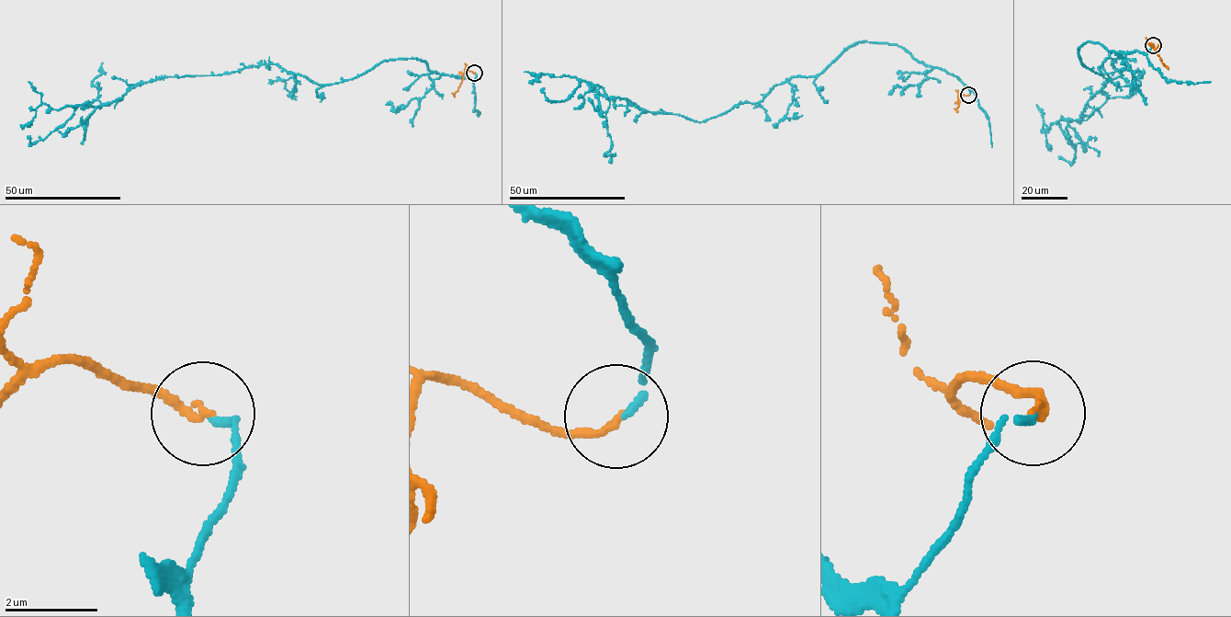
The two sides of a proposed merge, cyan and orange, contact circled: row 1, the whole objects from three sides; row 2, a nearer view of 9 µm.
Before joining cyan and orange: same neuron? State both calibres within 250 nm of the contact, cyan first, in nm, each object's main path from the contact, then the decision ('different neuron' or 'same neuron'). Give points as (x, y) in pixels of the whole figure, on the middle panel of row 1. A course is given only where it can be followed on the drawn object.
140/160 nm | cyan via (969, 95), (899, 46), (866, 41), (815, 75), (700, 122), (644, 111), (585, 81), (563, 101), (545, 88) | orange via (968, 95), (958, 94), (955, 109), (958, 112) | same neuron

